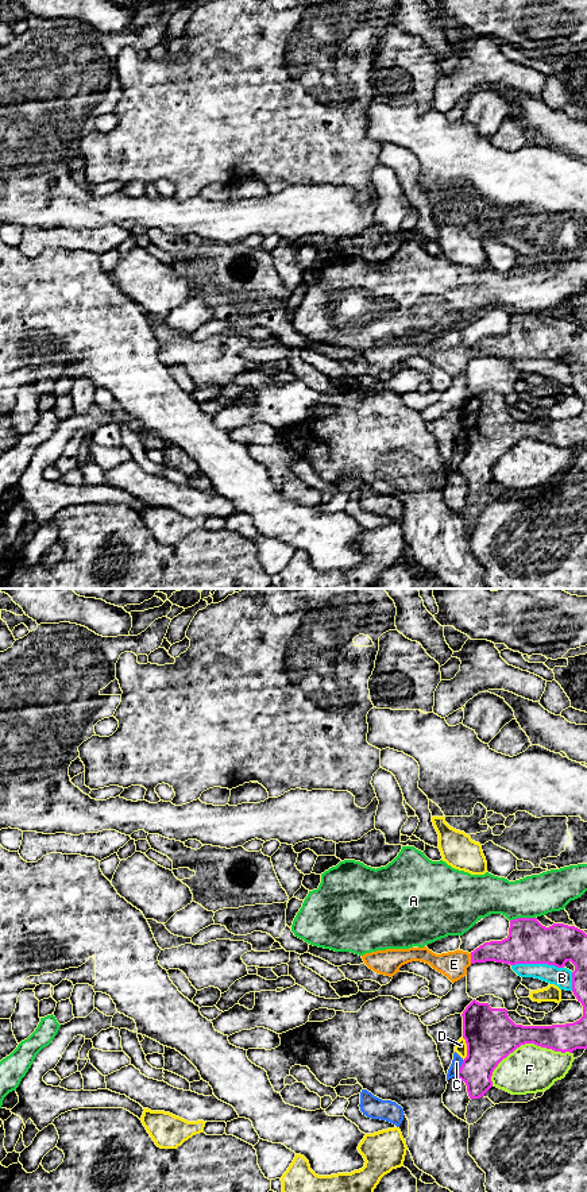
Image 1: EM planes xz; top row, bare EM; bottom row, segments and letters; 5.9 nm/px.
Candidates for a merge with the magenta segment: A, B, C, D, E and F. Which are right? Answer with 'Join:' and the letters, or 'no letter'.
Join: no letter

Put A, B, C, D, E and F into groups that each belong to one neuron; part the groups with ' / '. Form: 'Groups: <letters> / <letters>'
Groups: A / B E / C / D / F

